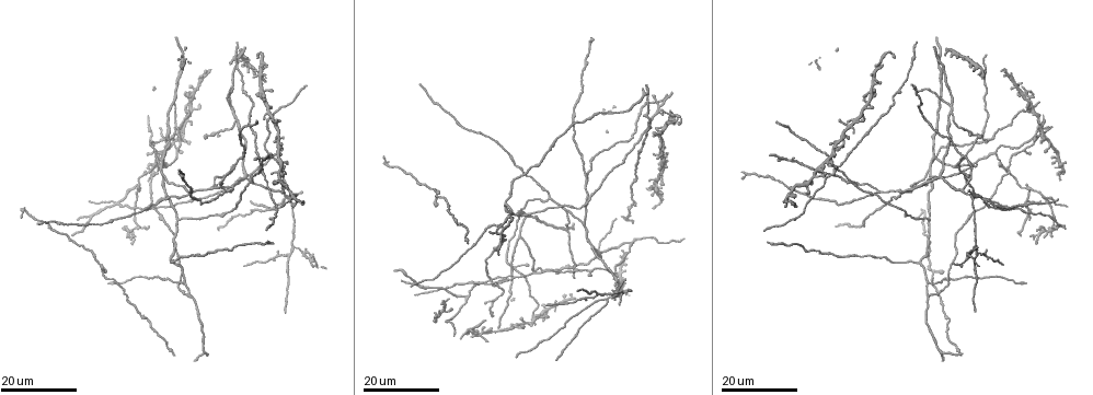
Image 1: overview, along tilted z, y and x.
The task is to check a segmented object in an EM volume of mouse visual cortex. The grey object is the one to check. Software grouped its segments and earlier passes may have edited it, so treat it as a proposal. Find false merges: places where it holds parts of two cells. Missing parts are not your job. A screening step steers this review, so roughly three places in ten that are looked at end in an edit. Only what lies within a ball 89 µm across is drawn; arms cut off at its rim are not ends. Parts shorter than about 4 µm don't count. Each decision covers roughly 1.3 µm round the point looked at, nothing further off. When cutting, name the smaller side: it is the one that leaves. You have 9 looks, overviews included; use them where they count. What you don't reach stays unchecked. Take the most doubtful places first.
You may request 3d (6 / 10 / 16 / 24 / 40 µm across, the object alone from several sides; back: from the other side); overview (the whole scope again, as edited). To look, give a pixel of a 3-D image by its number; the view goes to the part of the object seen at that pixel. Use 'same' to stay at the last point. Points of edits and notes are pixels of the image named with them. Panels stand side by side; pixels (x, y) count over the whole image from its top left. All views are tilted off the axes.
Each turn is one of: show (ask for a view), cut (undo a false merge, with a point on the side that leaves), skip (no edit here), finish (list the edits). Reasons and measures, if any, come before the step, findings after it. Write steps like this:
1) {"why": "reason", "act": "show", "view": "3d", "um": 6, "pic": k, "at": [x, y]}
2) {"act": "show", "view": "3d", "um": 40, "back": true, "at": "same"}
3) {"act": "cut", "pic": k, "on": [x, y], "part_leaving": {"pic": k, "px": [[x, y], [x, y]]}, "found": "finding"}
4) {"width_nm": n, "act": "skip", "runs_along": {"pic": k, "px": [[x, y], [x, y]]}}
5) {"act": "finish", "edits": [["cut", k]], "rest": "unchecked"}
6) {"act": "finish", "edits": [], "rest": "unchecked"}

{"why": "four-way junction", "act": "show", "view": "3d", "um": 16, "pic": 1, "at": [443, 289]}

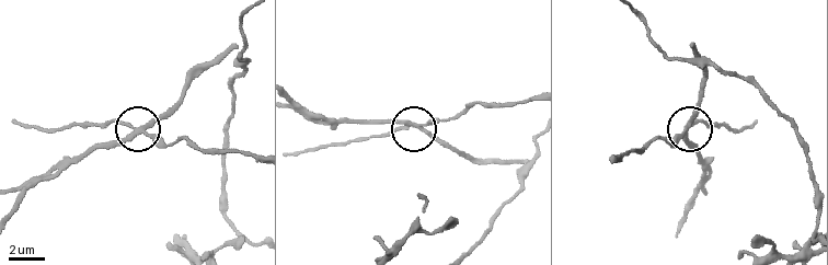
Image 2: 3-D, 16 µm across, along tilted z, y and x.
{"act": "show", "view": "3d", "um": 6, "pic": 2, "at": [685, 126]}

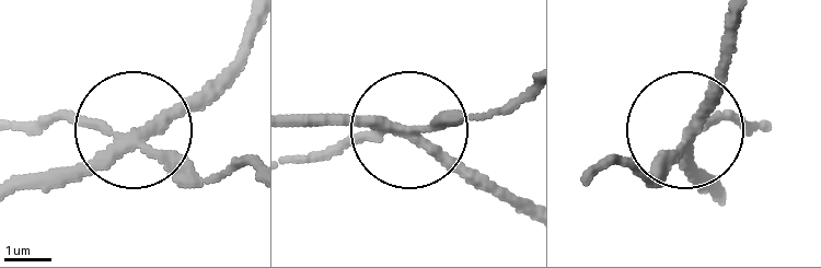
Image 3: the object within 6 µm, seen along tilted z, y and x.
{"arms": 4, "act": "cut", "pic": 3, "on": [184, 104], "part_leaving": {"pic": 3, "px": [[120, 137], [54, 172], [20, 172]]}, "found": "two cells meet here"}

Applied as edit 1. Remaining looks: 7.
{"why": "looks like a crossing", "act": "show", "view": "3d", "um": 16, "pic": 1, "at": [927, 171]}

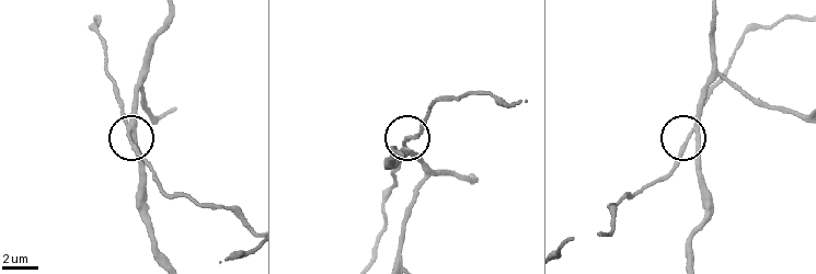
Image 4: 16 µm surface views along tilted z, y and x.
{"why": "closer look", "act": "show", "view": "3d", "um": 10, "pic": 4, "at": [405, 145]}

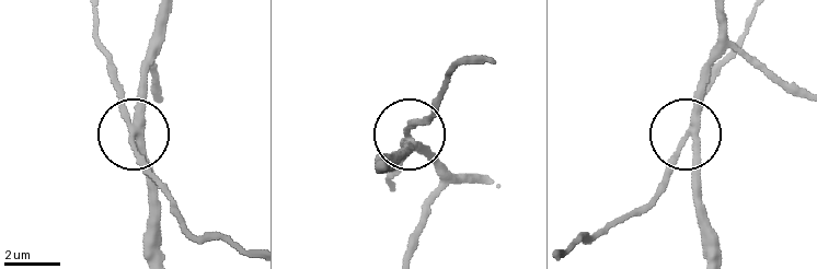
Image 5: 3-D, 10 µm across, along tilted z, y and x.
{"arms": 4, "act": "cut", "pic": 5, "on": [695, 166], "part_leaving": {"pic": 5, "px": [[690, 131], [702, 249]]}, "found": "a second cell is stuck on"}

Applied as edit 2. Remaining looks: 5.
{"act": "show", "view": "overview"}

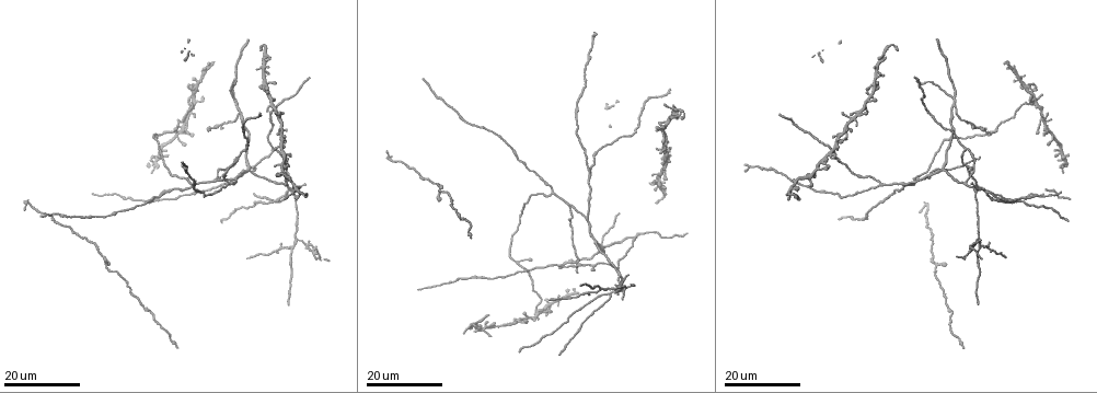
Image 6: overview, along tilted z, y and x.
{"why": "three arms meet", "act": "show", "view": "3d", "um": 16, "pic": 6, "at": [553, 193]}

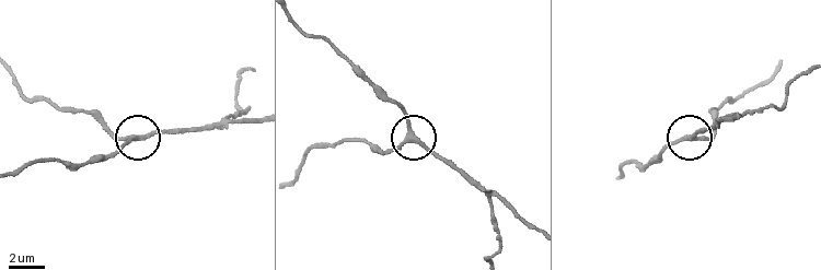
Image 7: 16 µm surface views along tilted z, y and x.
{"why": "closer look", "act": "show", "view": "3d", "um": 10, "pic": 7, "at": [133, 137]}

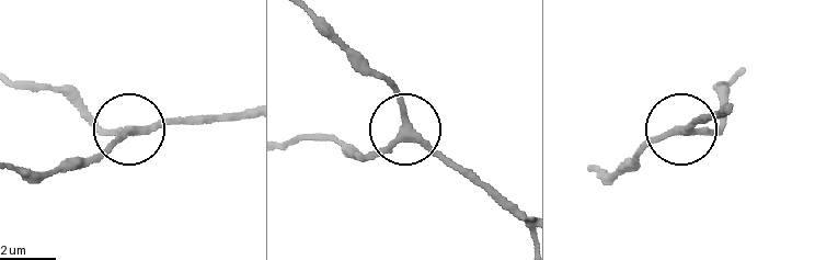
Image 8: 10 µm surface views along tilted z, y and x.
{"width_nm": 250, "act": "skip", "runs_along": {"pic": 8, "px": [[738, 76], [716, 89], [714, 128], [651, 138], [629, 169]]}, "found": "all the same cell"}

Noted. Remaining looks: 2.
{"why": "two arms in line, one across", "act": "show", "view": "3d", "um": 16, "pic": 6, "at": [956, 96]}

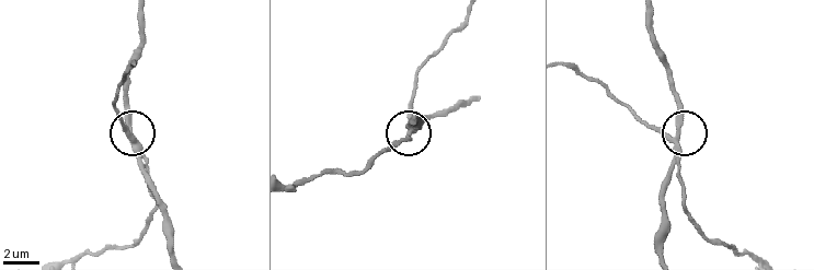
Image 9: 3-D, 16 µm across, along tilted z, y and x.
{"act": "show", "view": "3d", "um": 6, "pic": 9, "at": [132, 140]}

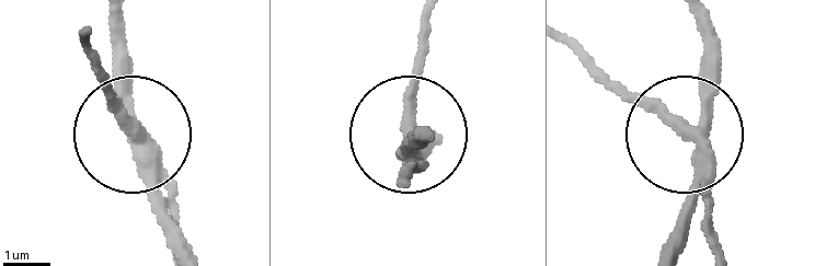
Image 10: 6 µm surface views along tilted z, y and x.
{"width_nm": 280, "act": "cut", "pic": 10, "on": [415, 169], "part_leaving": {"pic": 10, "px": [[704, 164], [715, 254]]}, "found": "a second cell is stuck on"}

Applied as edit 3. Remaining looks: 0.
{"act": "finish", "edits": [["cut", 3], ["cut", 5], ["cut", 10]], "rest": "unchecked"}

